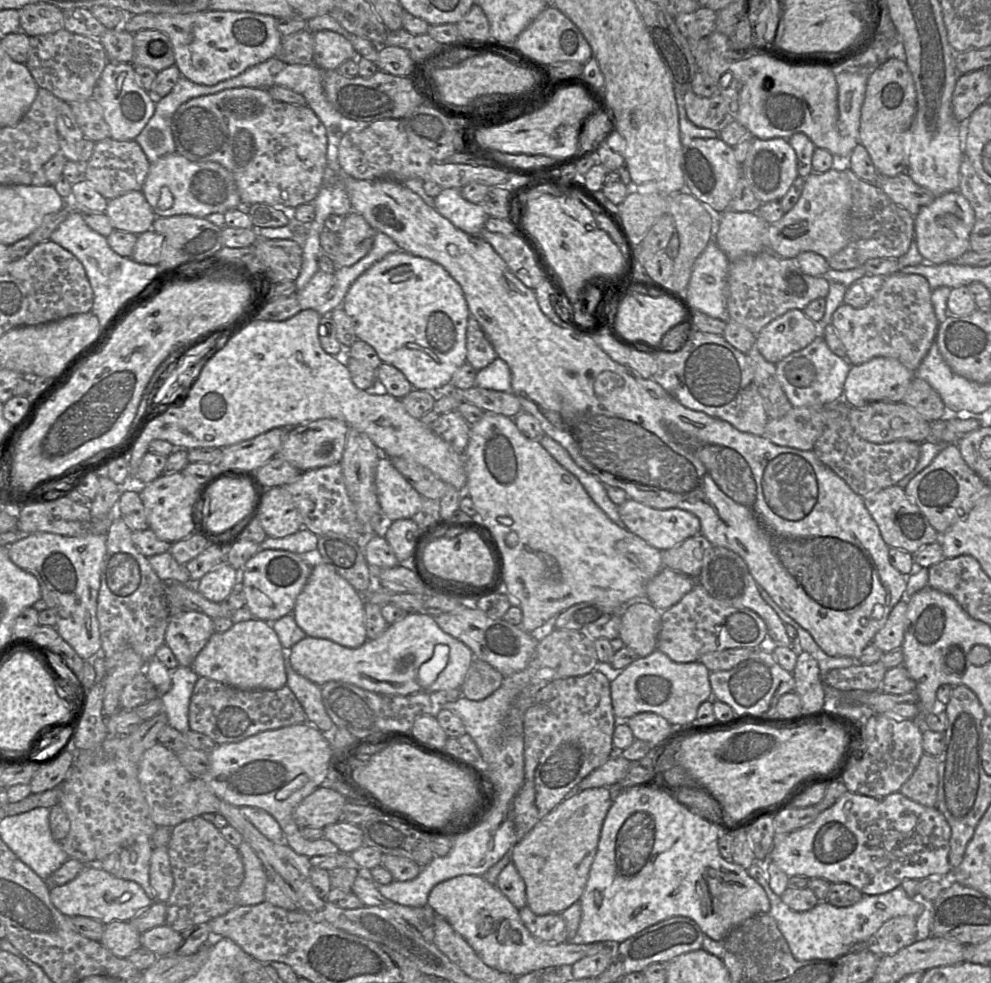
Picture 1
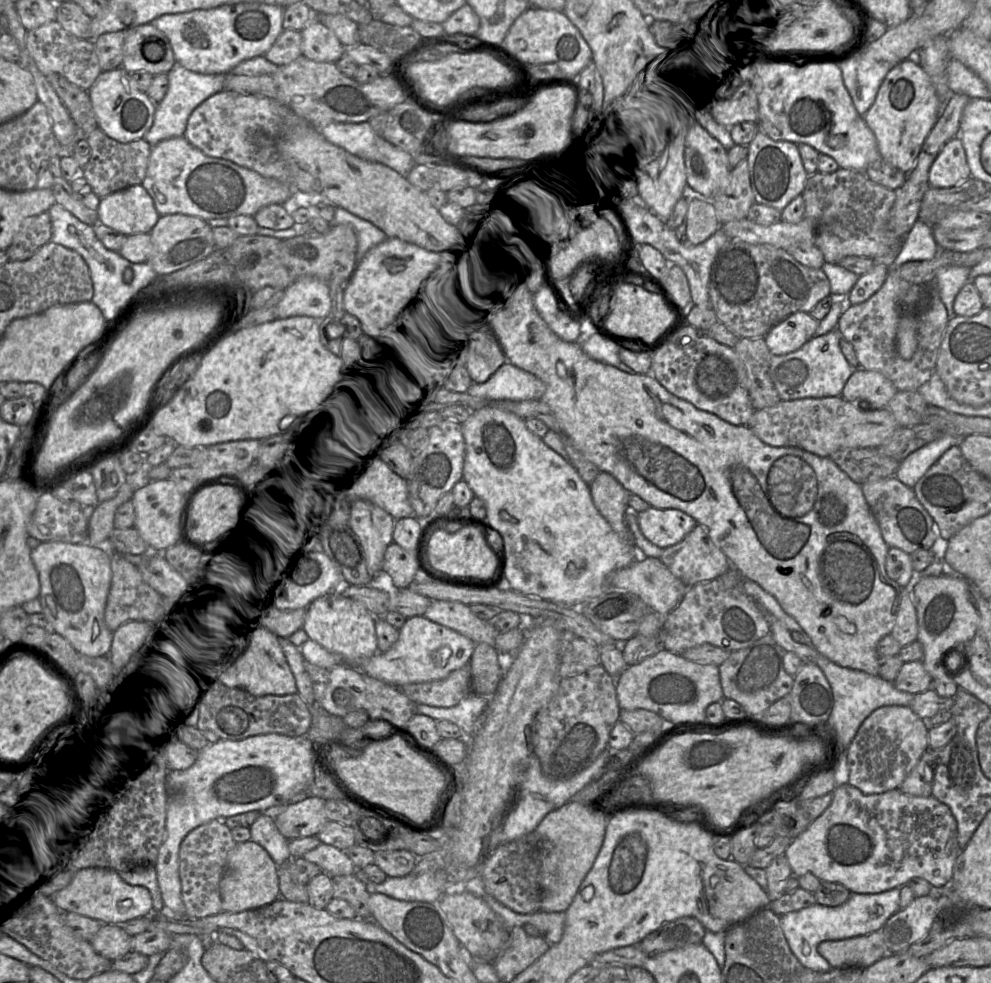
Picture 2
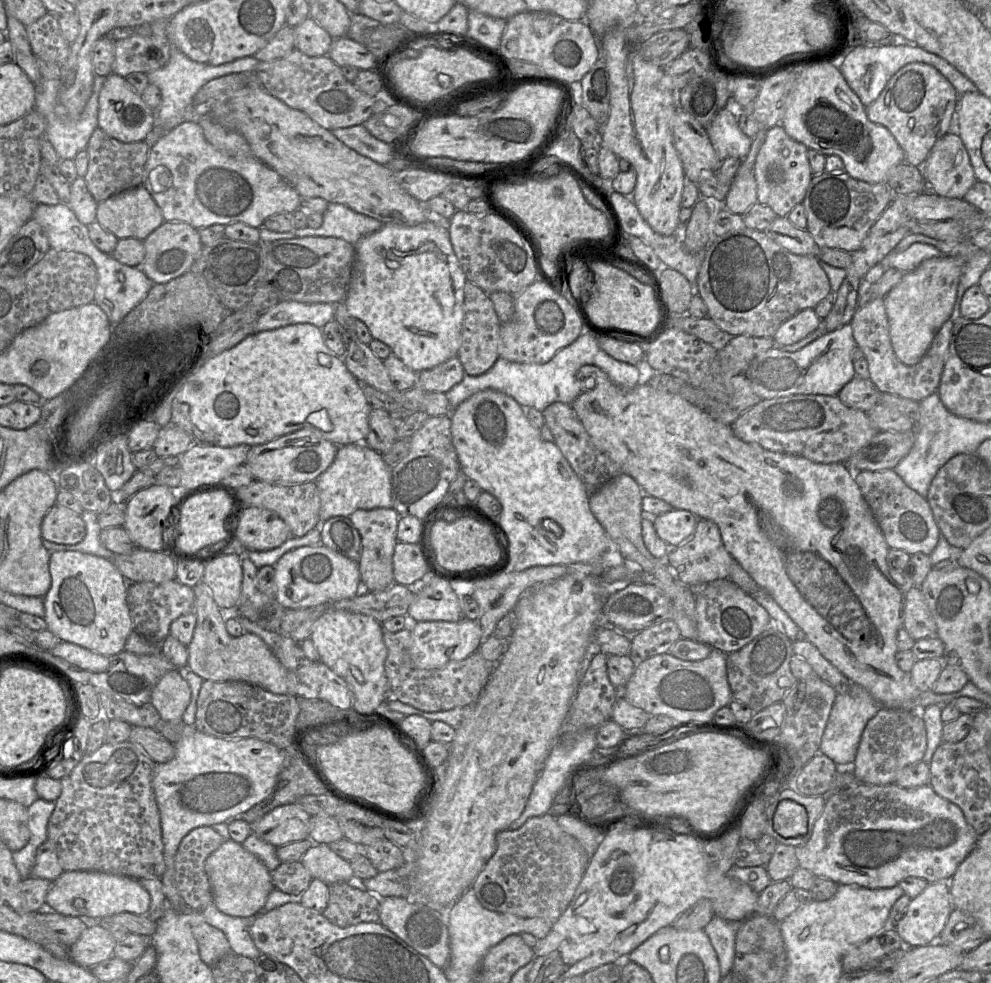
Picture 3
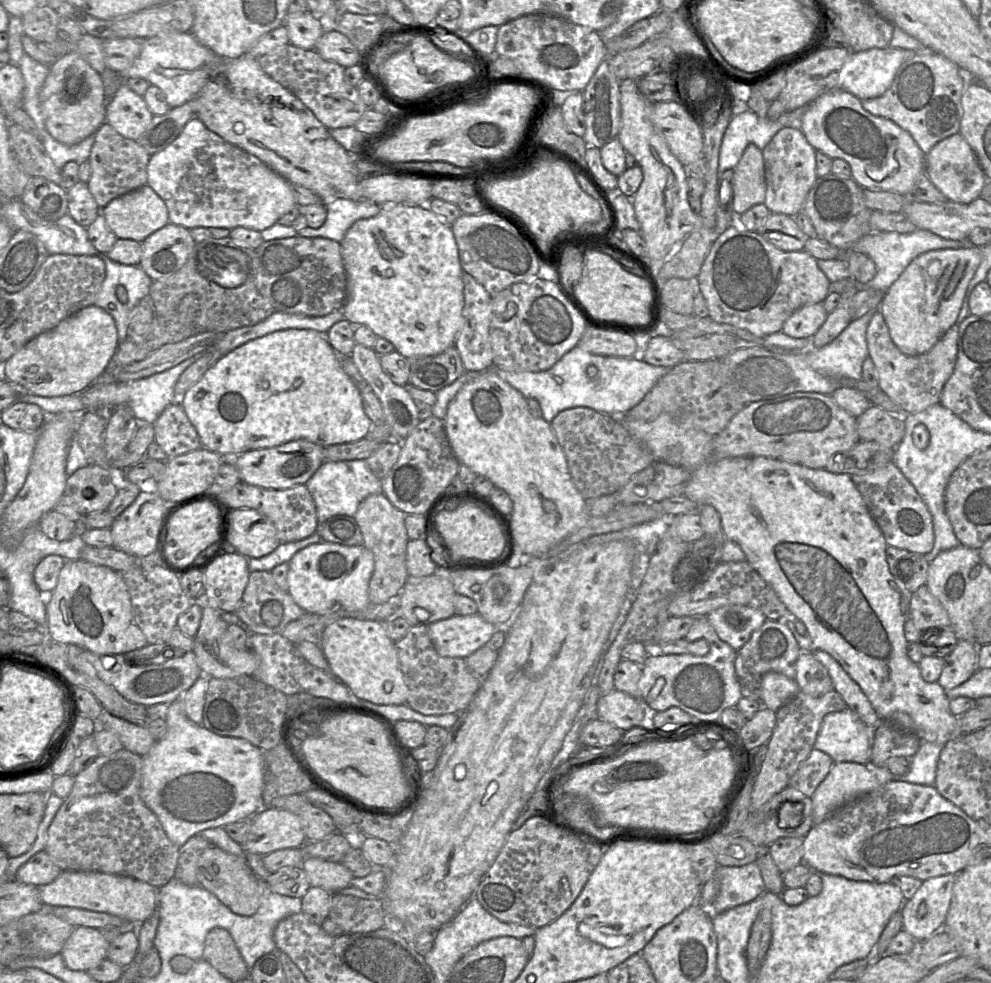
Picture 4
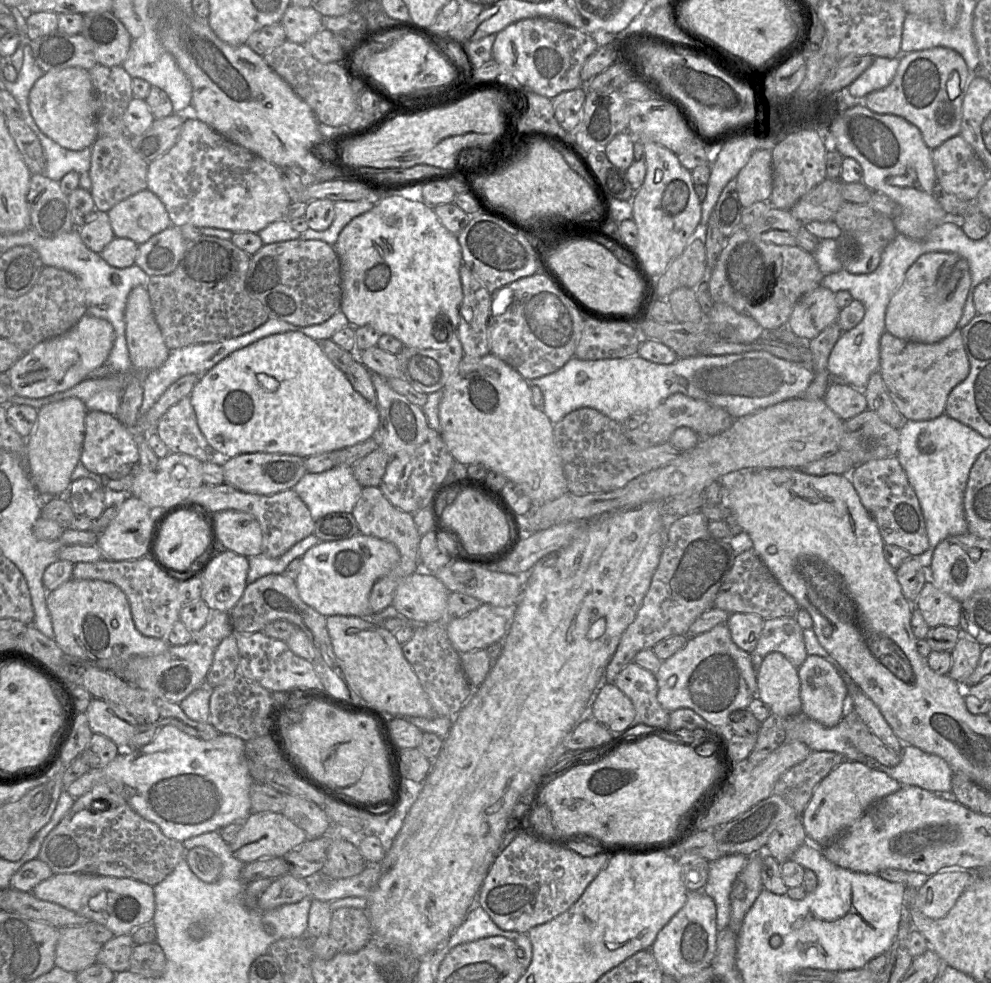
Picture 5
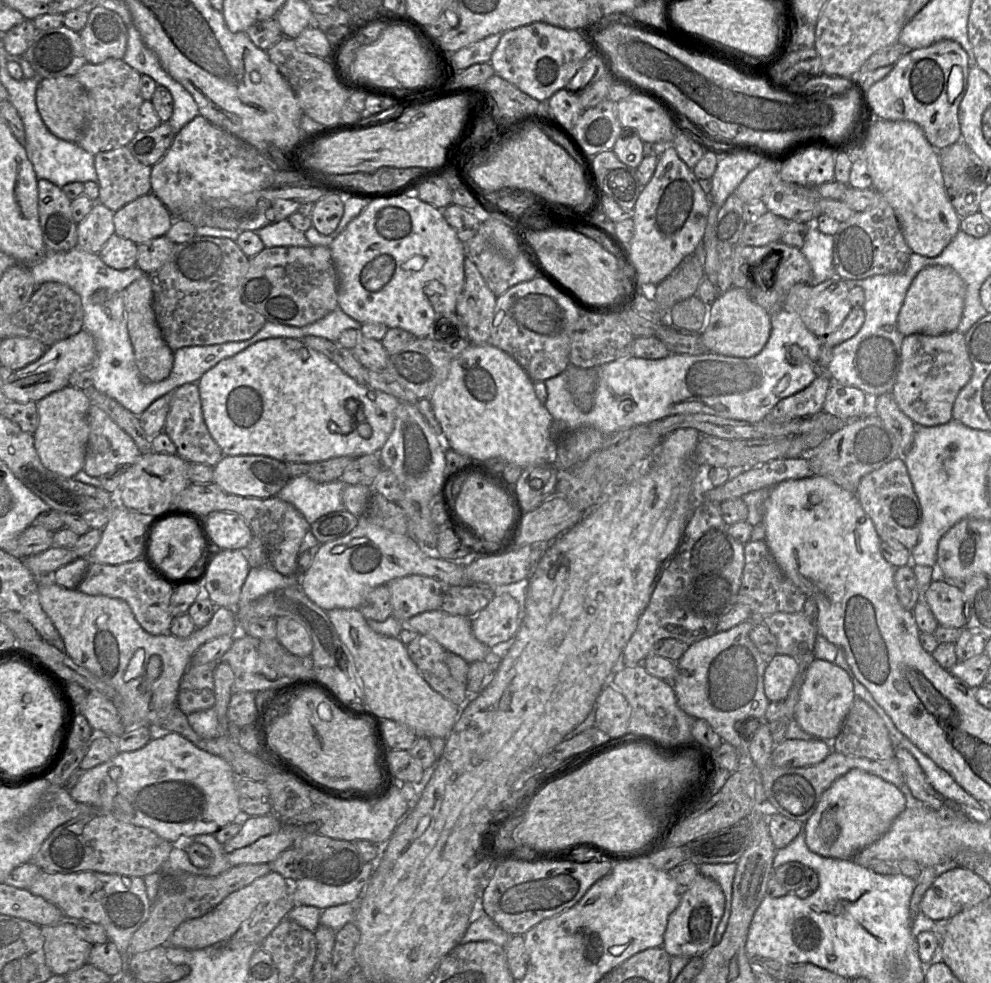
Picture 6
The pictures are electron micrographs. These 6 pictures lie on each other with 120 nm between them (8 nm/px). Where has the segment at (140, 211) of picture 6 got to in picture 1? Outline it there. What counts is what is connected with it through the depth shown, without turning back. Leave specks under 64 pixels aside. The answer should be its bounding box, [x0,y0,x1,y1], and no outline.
[105,191,156,235]

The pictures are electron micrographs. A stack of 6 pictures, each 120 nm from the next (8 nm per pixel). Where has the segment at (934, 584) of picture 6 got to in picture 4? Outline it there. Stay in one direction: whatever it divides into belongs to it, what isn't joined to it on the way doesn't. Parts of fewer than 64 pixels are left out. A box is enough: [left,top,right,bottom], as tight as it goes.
[910,585,951,633]

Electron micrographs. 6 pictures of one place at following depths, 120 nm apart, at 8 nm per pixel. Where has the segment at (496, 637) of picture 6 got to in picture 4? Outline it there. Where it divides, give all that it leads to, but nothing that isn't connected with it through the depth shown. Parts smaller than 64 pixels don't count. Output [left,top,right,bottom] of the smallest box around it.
[428,613,497,658]

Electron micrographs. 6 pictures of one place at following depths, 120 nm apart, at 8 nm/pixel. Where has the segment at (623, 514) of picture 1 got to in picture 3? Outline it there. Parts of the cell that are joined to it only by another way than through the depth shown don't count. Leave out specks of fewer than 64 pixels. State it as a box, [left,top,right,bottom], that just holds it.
[654,509,698,547]

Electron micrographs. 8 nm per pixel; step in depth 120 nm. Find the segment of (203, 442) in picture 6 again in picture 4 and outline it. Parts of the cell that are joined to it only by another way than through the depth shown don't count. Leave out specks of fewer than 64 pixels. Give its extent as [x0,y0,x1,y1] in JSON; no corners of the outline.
[153,400,202,458]

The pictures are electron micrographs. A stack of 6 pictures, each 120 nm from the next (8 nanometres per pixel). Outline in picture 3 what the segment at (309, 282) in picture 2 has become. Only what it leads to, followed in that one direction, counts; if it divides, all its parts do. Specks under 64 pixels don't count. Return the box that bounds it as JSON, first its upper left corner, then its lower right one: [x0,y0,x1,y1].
[254,301,335,332]

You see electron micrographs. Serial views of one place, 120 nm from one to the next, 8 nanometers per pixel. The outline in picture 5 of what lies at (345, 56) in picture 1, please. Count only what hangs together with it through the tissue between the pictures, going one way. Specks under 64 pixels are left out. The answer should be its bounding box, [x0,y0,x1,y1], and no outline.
[280,4,324,44]

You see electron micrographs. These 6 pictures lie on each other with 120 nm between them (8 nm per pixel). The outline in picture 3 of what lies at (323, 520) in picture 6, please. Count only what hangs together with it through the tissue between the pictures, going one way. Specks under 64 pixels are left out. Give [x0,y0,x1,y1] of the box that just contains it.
[320,516,362,563]

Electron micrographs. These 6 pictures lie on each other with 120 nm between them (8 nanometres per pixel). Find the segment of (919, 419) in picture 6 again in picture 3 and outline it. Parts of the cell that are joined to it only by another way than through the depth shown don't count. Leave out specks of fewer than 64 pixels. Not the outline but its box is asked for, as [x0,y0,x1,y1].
[850,298,953,402]

